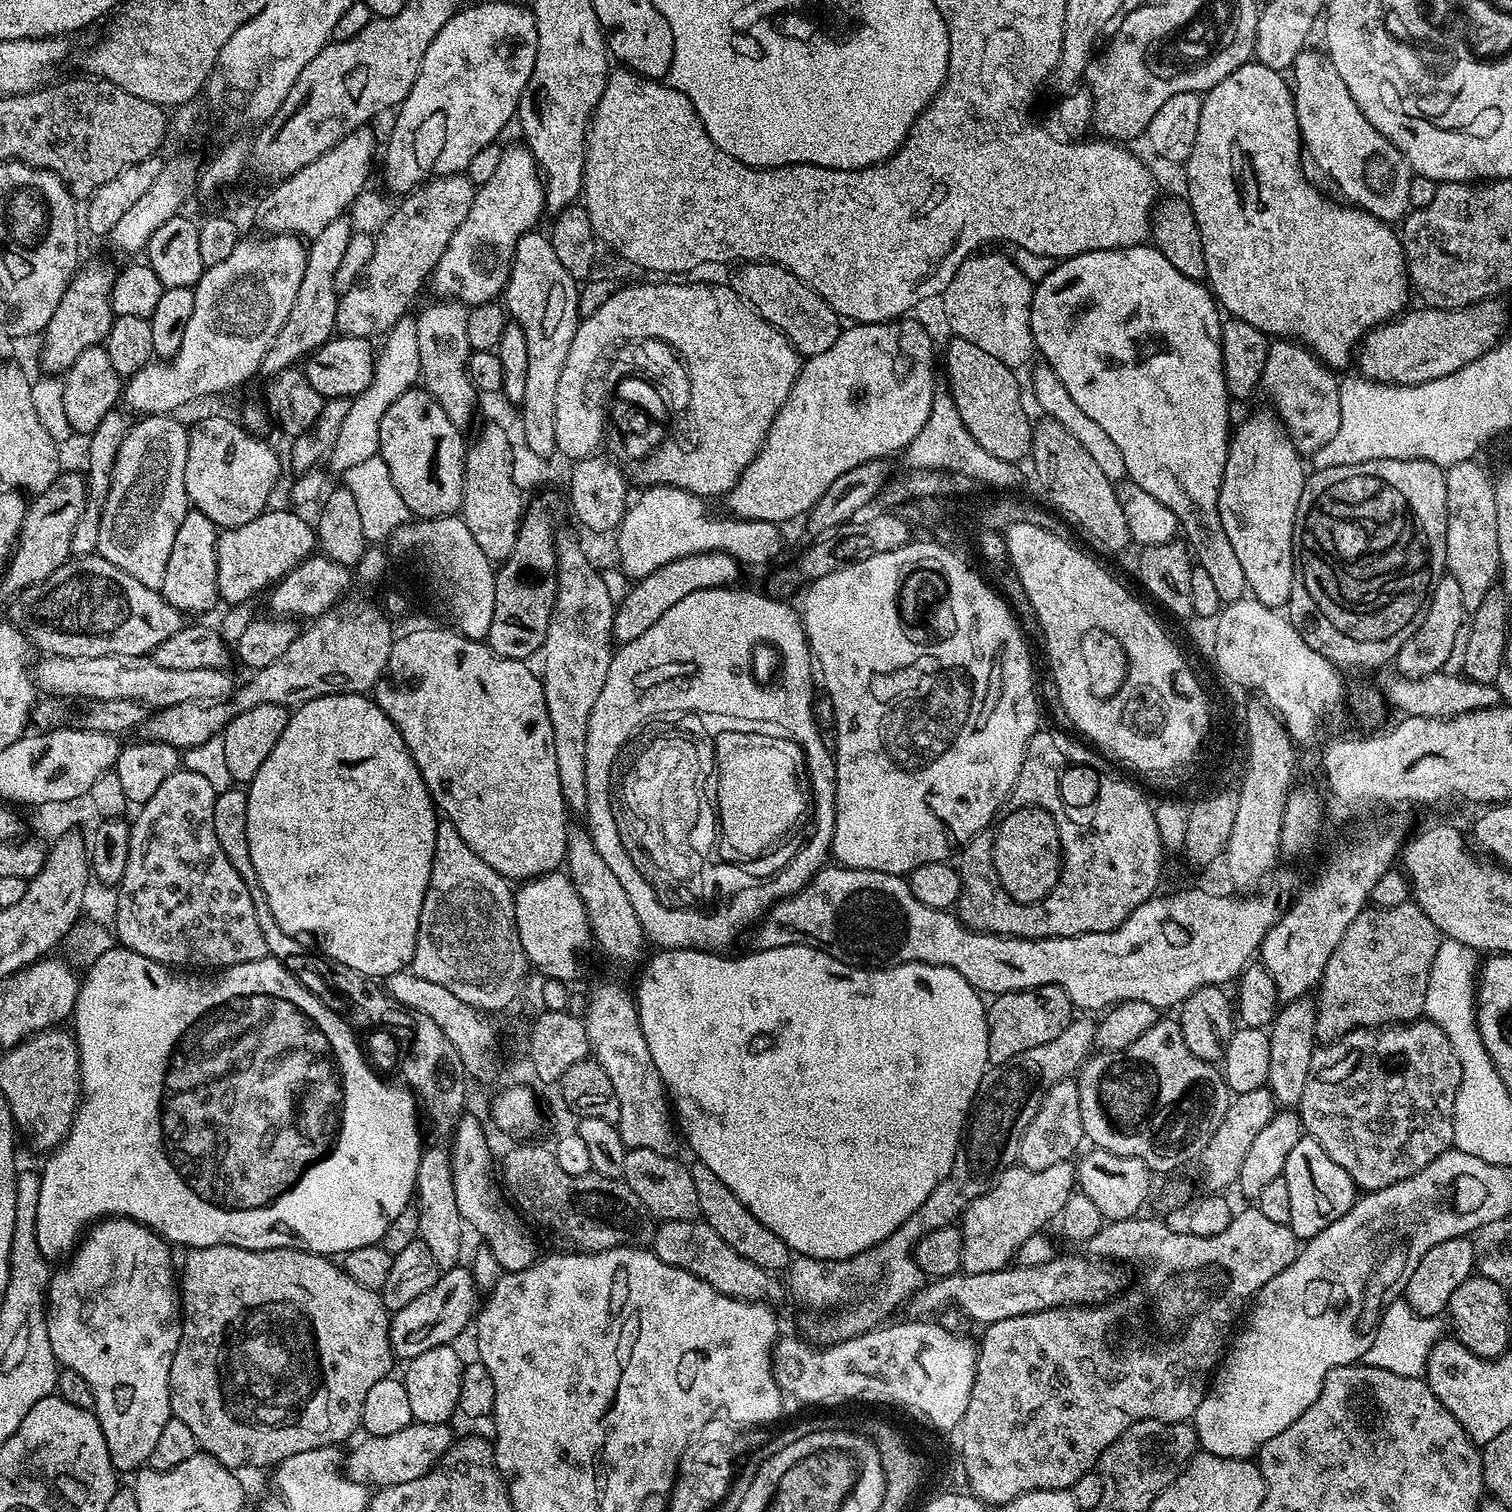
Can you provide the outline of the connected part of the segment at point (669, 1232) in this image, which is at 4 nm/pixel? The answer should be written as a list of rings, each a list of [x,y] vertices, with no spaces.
[[[703,1219],[694,1220],[665,1220],[656,1224],[656,1232],[652,1236],[650,1250],[666,1266],[678,1266],[698,1278],[702,1278],[714,1290],[722,1294],[732,1296],[736,1300],[759,1300],[761,1302],[773,1302],[780,1295],[785,1295],[786,1288],[783,1283],[780,1284],[773,1273],[762,1270],[754,1266],[754,1262],[746,1262],[742,1254],[730,1250],[718,1234],[705,1224]]]

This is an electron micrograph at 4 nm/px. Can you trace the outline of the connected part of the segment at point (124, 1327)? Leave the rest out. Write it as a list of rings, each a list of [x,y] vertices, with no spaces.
[[[113,1216],[93,1223],[85,1231],[82,1239],[77,1243],[74,1251],[67,1257],[66,1262],[59,1265],[60,1268],[51,1273],[48,1281],[48,1295],[46,1297],[46,1311],[48,1314],[48,1333],[50,1334],[50,1346],[54,1346],[54,1358],[60,1368],[74,1370],[74,1374],[82,1374],[86,1382],[90,1382],[90,1390],[94,1390],[94,1411],[98,1422],[102,1426],[102,1434],[106,1438],[106,1446],[110,1450],[112,1467],[117,1473],[129,1474],[145,1467],[154,1454],[154,1446],[166,1427],[166,1422],[173,1419],[170,1406],[170,1366],[174,1350],[178,1350],[180,1341],[180,1325],[182,1323],[182,1305],[180,1302],[180,1290],[178,1287],[178,1272],[172,1269],[172,1252],[167,1240],[160,1236],[154,1229],[138,1223],[137,1220],[128,1220],[124,1216]]]

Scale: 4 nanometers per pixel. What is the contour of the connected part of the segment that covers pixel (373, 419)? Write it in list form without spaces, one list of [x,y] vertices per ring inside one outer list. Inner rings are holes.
[[[408,318],[398,321],[393,328],[388,329],[383,340],[384,353],[381,356],[379,353],[372,365],[372,384],[364,392],[351,397],[350,411],[346,414],[346,419],[338,430],[338,439],[334,442],[330,468],[339,474],[345,474],[351,467],[365,464],[379,453],[382,414],[386,414],[386,410],[398,397],[417,387],[421,379],[415,323]]]

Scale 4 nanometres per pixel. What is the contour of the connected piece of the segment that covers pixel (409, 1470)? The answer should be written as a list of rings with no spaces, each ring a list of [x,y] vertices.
[[[414,1422],[406,1426],[406,1430],[397,1430],[395,1434],[368,1436],[349,1454],[346,1474],[354,1482],[380,1488],[414,1482],[414,1478],[422,1478],[422,1474],[429,1472],[444,1457],[446,1450],[454,1442],[450,1429],[448,1424]]]

